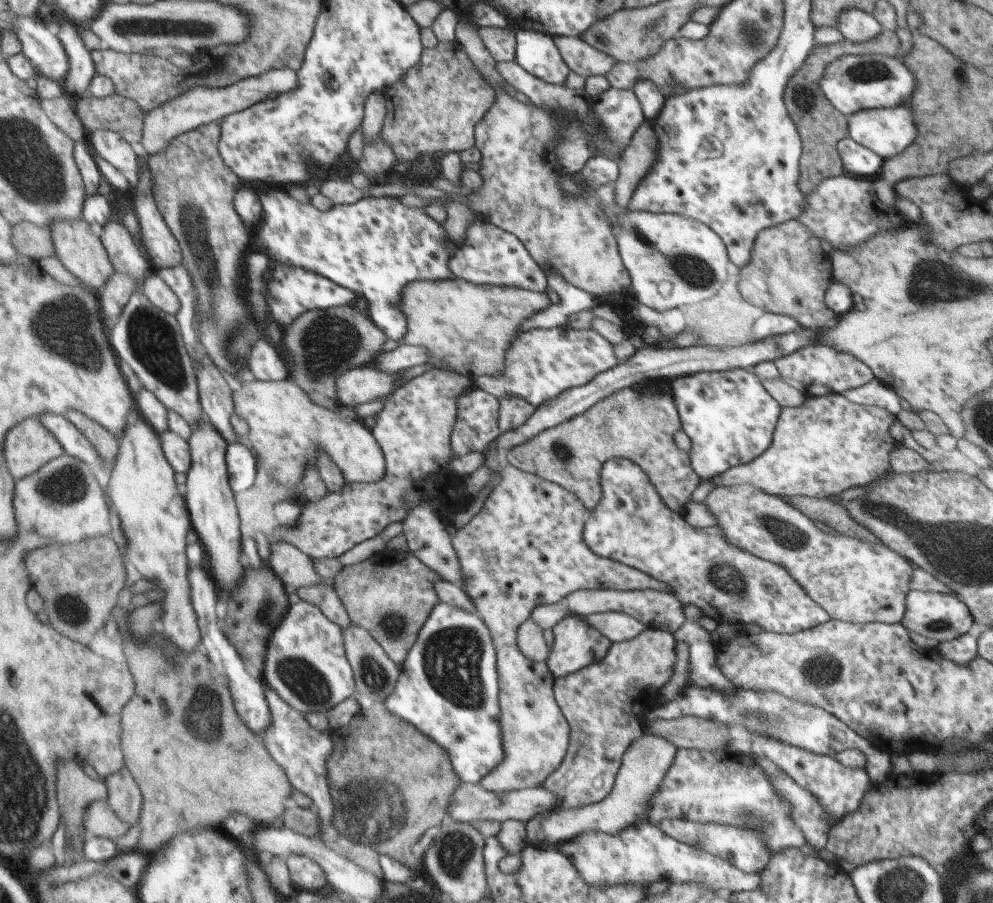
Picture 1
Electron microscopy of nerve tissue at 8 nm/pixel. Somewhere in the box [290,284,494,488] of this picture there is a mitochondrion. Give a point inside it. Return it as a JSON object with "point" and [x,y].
{"point":[330,341]}

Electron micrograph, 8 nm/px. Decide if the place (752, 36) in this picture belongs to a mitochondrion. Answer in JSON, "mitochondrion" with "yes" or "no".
{"mitochondrion":"yes"}

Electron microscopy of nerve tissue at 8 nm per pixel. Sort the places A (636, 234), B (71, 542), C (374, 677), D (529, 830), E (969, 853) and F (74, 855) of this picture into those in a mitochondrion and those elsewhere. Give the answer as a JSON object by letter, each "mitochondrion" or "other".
{"A":"mitochondrion","B":"other","C":"mitochondrion","D":"other","E":"other","F":"other"}

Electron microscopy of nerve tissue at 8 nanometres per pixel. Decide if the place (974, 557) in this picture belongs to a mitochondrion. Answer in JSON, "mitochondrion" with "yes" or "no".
{"mitochondrion":"yes"}

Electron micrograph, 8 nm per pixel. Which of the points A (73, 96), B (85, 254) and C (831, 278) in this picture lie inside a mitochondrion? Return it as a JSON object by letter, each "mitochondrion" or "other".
{"A":"other","B":"other","C":"other"}

